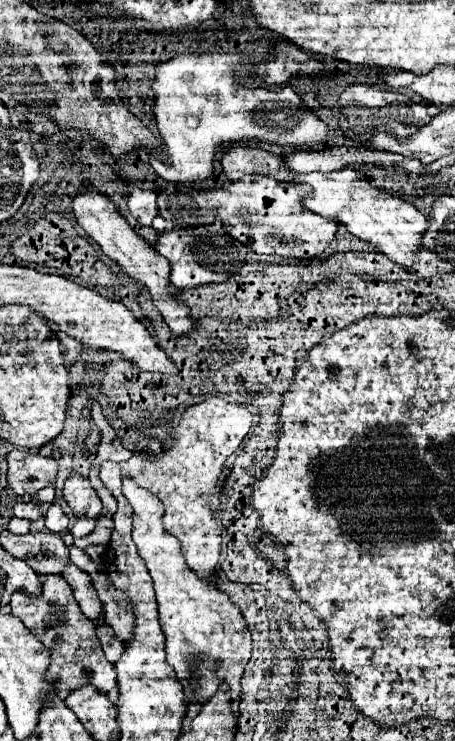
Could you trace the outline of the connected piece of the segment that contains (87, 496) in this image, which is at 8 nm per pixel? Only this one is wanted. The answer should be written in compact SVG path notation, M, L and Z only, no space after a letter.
M72 474L70 478L66 478L62 494L76 516L92 516L92 518L100 516L102 502L96 490L92 488L90 480L84 478L82 474Z

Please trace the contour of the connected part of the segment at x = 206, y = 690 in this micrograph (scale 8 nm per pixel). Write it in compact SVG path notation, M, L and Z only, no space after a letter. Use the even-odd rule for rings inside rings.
M124 478L122 492L134 508L132 540L138 546L138 554L146 562L148 572L154 580L160 624L166 634L166 662L176 670L178 678L192 676L194 658L202 666L202 670L196 672L198 690L186 688L186 694L188 694L186 700L206 702L218 690L220 682L226 682L230 686L232 700L238 698L240 678L244 674L246 662L250 660L250 650L252 650L250 630L244 622L240 608L232 604L228 596L216 589L213 583L198 578L198 574L186 566L180 552L180 542L162 528L164 508L162 508L162 502L152 492L148 492L146 488L140 488L130 478ZM164 600L166 600L166 612L164 612ZM168 600L170 600L170 608L168 608Z

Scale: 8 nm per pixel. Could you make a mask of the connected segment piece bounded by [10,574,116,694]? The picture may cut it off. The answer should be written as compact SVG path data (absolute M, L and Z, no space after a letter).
M60 574L46 576L40 596L14 592L10 606L12 614L20 618L24 626L50 650L46 680L54 686L54 690L66 694L72 688L92 684L100 692L110 692L116 686L116 672L100 648L100 640L96 636L96 624L80 612L72 586Z

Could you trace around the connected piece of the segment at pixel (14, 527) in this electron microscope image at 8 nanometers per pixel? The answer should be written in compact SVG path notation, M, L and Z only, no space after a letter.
M10 518L8 522L8 530L14 534L26 534L30 532L30 520L22 520L22 518Z

